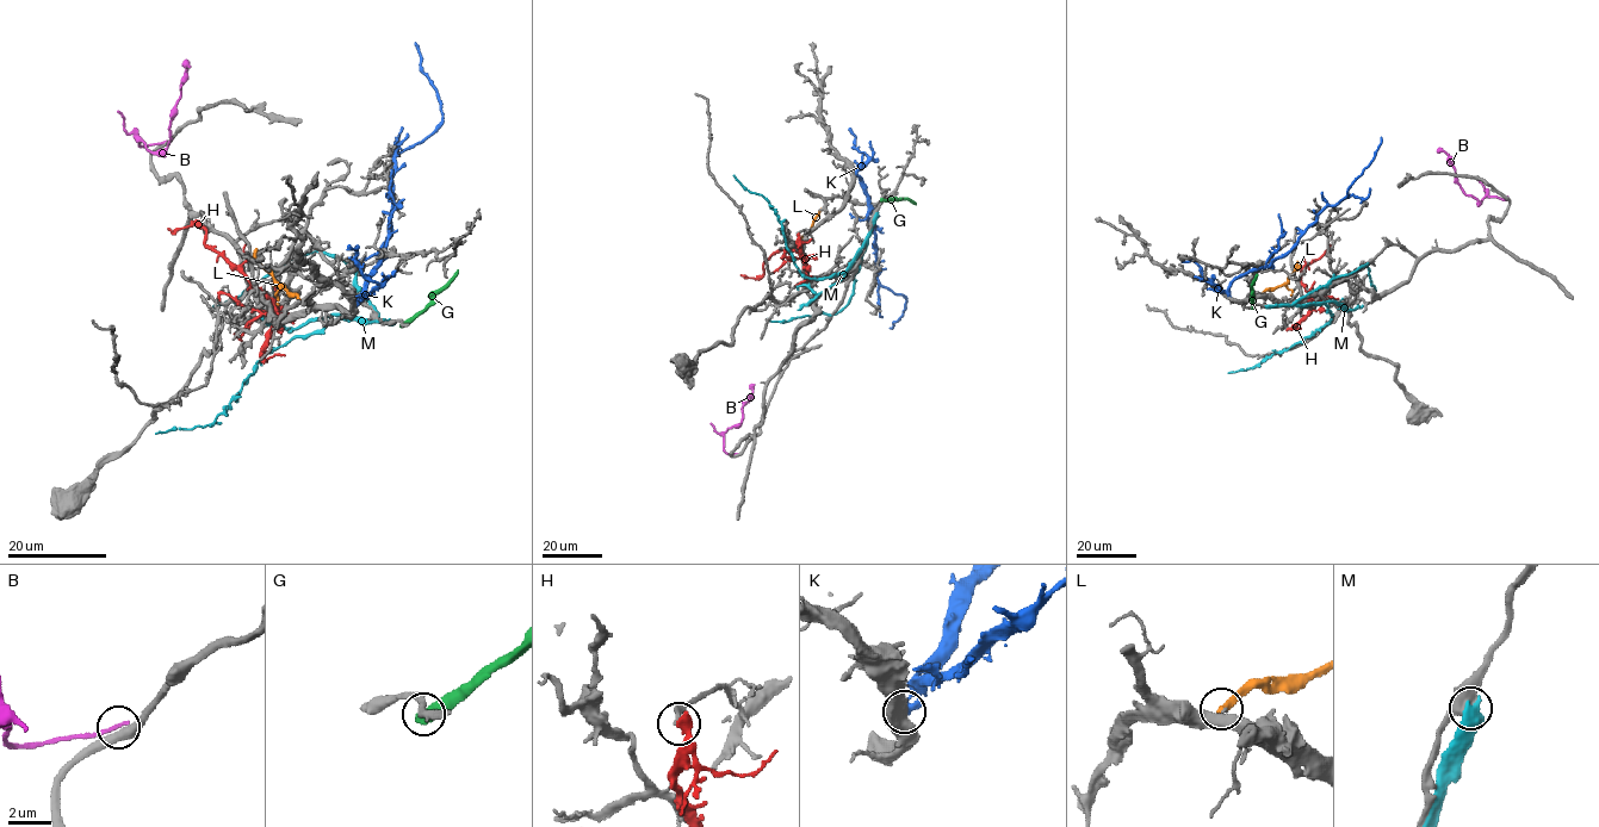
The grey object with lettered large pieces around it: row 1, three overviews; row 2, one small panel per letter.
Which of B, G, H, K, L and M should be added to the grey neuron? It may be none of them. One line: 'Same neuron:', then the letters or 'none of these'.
Same neuron: none of these

